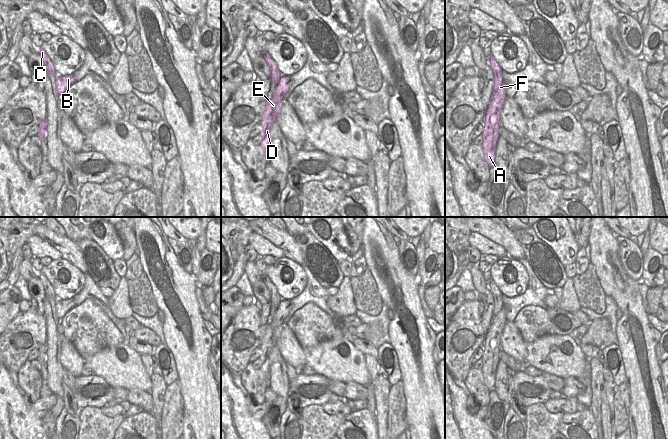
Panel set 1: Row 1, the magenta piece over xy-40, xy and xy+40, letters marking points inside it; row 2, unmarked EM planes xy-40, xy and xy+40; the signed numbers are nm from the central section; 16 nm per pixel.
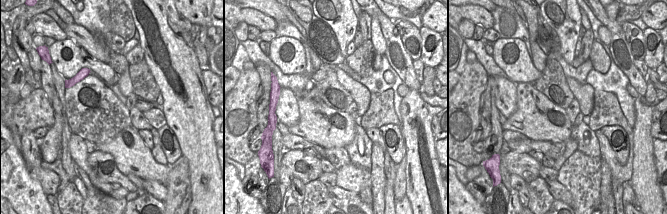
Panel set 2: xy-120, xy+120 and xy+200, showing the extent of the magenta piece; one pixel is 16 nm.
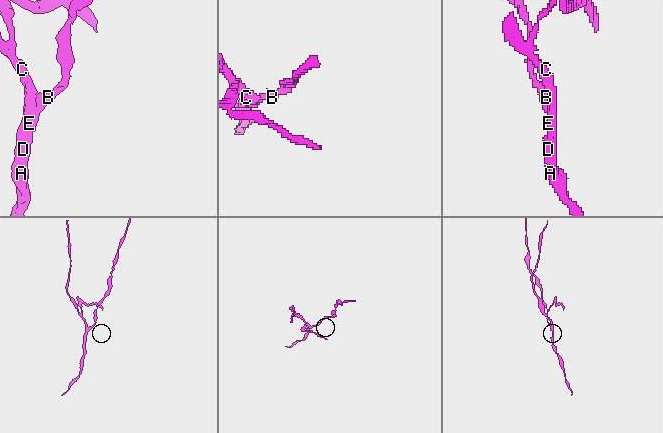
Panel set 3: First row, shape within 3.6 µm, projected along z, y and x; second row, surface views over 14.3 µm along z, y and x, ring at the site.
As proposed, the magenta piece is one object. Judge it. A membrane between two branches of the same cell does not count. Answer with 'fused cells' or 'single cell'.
fused cells

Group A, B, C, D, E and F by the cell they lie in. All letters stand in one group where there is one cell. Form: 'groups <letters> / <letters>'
groups A B D E F / C

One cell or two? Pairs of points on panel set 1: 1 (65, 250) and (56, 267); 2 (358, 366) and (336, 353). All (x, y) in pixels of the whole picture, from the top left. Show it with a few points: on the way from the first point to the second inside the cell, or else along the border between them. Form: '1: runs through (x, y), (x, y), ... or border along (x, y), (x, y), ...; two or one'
1: border along (62, 257), (81, 272); two
2: runs through (353, 366), (347, 364), (341, 358); one

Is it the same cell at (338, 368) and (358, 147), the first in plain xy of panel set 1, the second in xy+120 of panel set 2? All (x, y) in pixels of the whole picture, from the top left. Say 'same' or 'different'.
different

